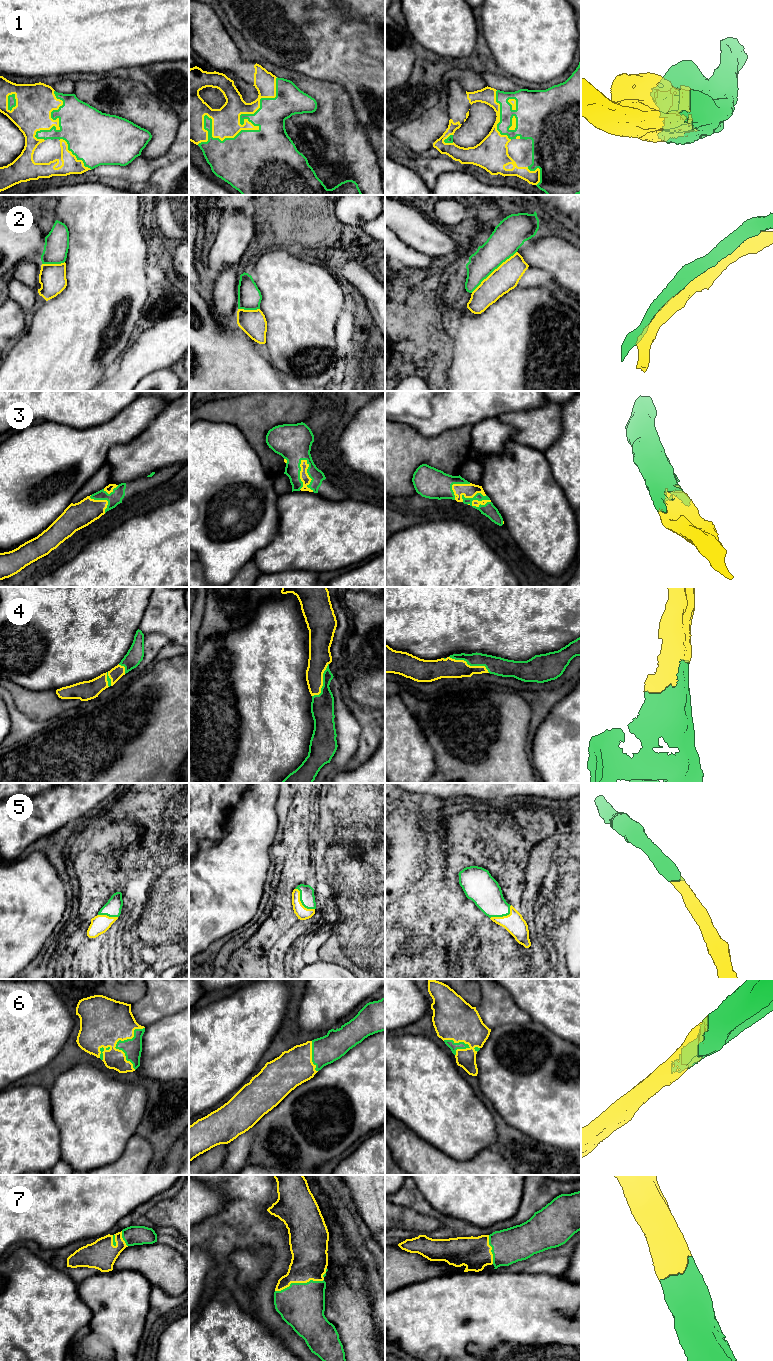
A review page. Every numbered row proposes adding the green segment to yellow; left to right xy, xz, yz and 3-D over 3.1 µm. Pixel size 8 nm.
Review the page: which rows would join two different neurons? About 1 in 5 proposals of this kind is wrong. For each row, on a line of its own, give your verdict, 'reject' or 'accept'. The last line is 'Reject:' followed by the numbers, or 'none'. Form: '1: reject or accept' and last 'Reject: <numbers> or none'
1: accept
2: accept
3: accept
4: accept
5: accept
6: accept
7: accept
Reject: none

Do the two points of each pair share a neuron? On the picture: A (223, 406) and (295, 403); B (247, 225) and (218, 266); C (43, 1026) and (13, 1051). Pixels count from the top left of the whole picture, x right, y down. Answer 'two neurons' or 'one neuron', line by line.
A: one neuron
B: one neuron
C: one neuron

